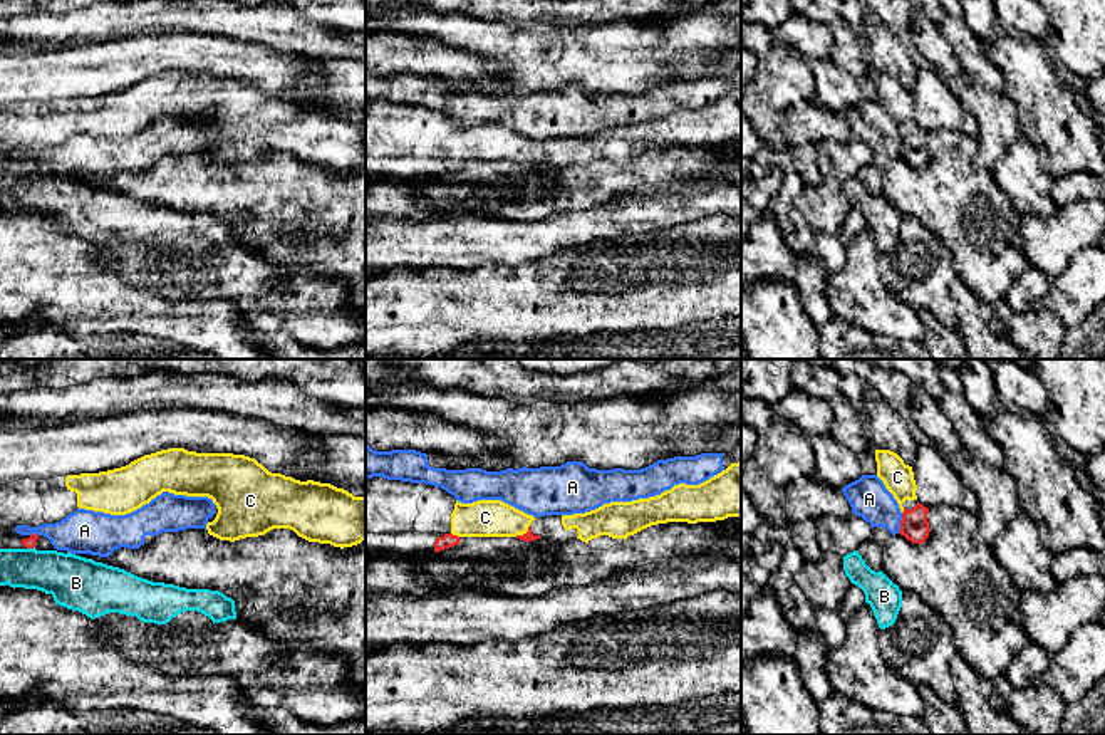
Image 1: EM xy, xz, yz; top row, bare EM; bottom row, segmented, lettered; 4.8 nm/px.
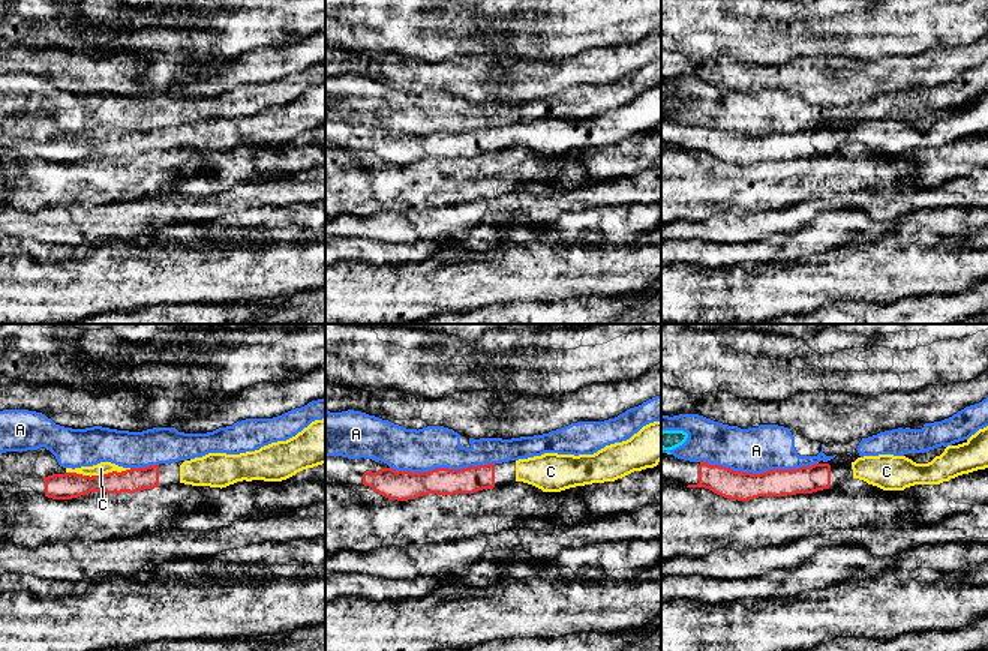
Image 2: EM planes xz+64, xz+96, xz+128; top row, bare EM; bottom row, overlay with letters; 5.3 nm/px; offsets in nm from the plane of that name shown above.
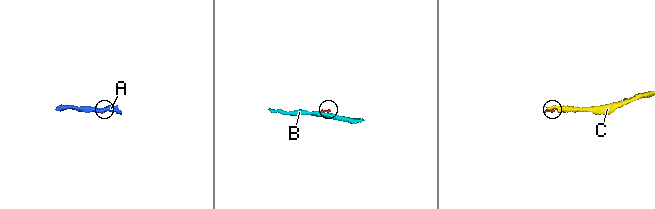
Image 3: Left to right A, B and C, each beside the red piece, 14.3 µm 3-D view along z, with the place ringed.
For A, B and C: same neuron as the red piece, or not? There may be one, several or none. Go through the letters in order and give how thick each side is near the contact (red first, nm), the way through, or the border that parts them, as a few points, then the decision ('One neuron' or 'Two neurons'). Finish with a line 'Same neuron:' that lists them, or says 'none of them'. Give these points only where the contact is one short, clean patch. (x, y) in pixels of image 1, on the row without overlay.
A: Thickness 140 nm (red) against 190 nm. Two neurons
B: Thickness 50 nm (red) against 240 nm. Boundary: xy (34, 170), (27, 173). Two neurons
C: Thickness 70 nm (red) against 180 nm. Path across: xz (446, 165), (455, 160), (470, 145), (485, 141). One neuron
Same neuron: C

